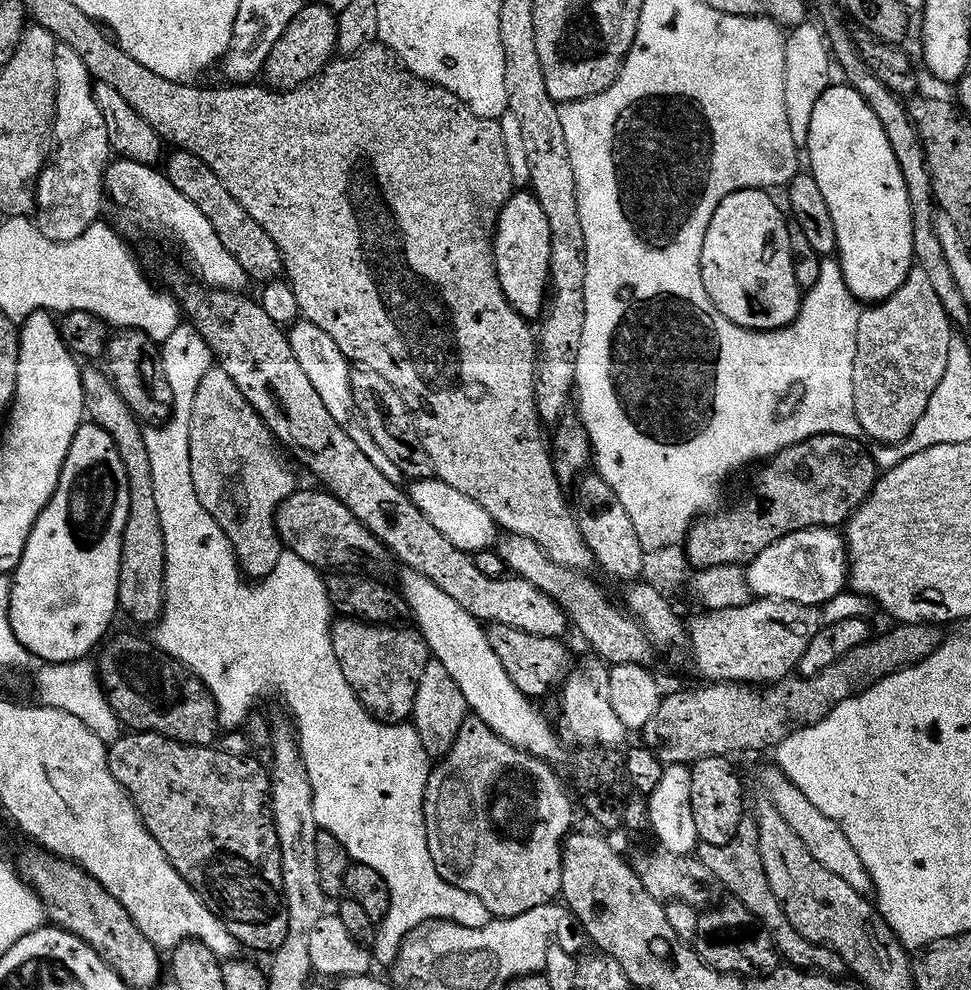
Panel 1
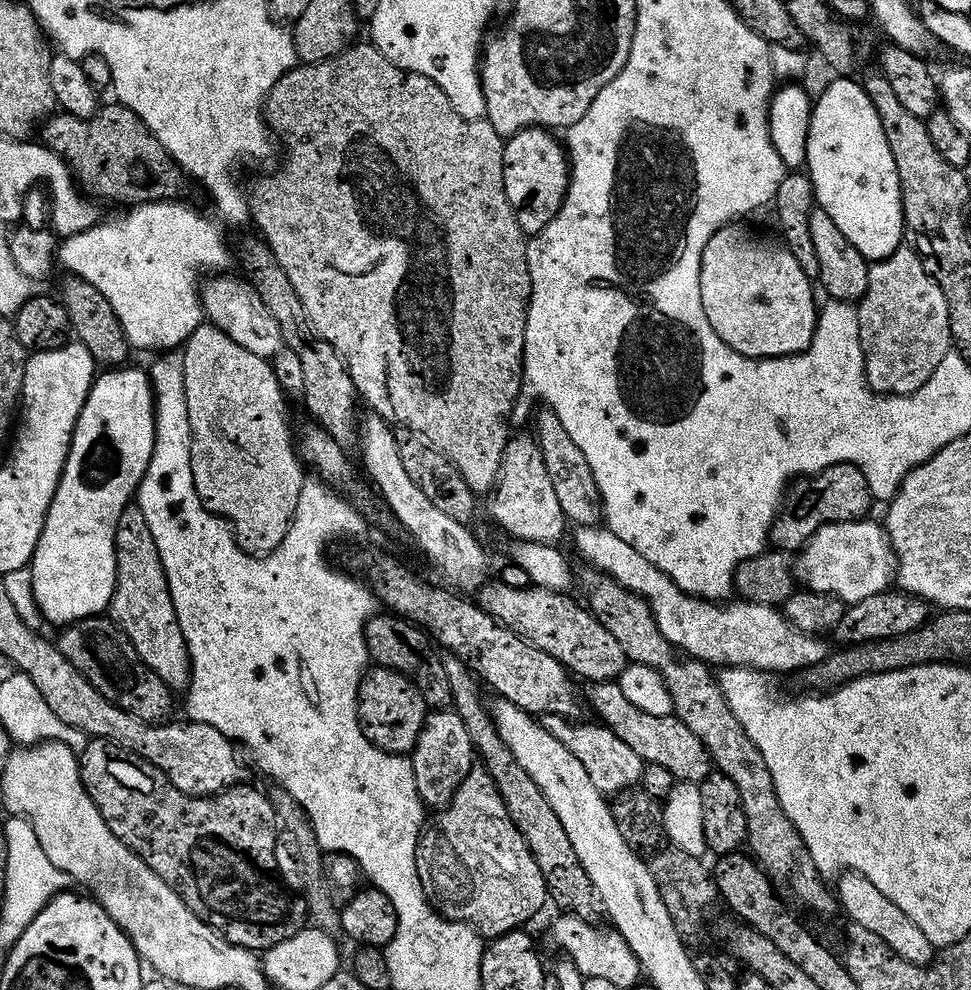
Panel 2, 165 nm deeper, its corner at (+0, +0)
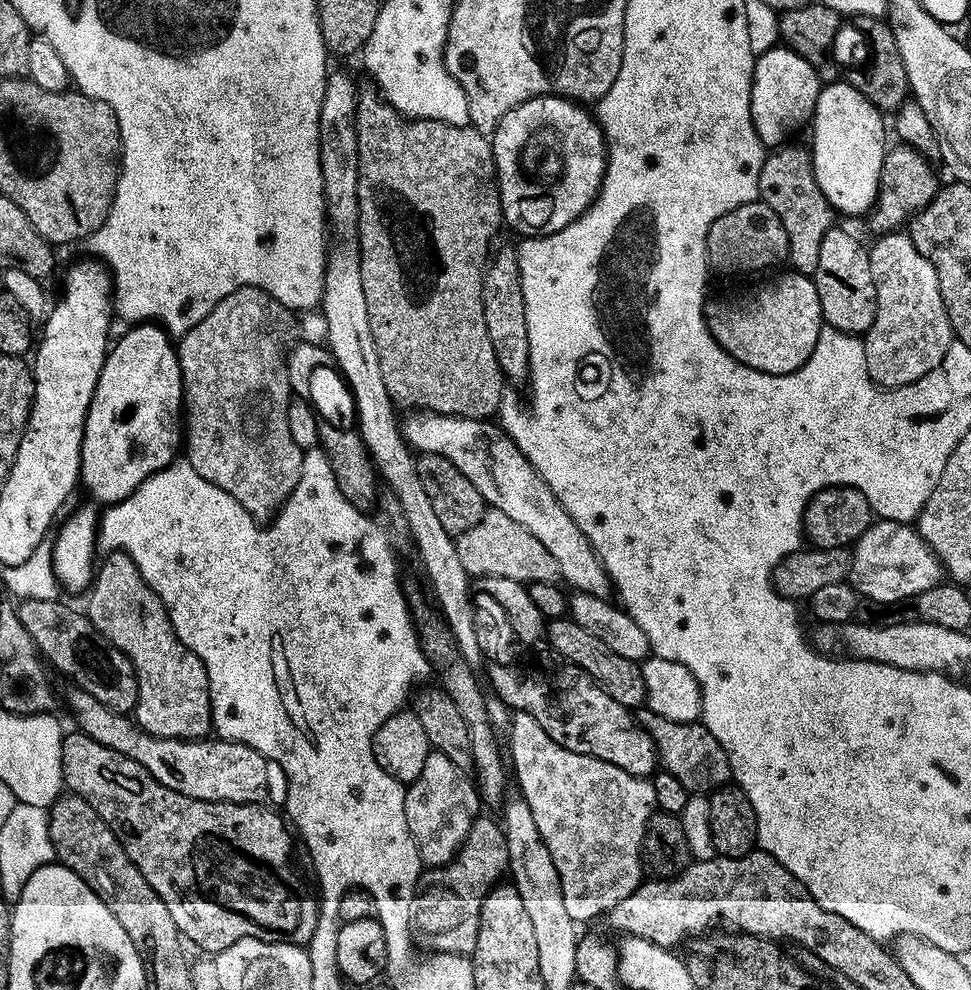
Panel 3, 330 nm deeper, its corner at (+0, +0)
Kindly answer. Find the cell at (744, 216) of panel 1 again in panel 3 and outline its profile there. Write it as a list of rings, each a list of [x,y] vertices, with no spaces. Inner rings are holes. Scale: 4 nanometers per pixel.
[[[788,270],[785,276],[762,285],[749,300],[736,300],[733,304],[709,303],[706,319],[718,346],[739,364],[766,374],[785,376],[806,363],[820,337],[822,317],[816,281],[811,276]]]

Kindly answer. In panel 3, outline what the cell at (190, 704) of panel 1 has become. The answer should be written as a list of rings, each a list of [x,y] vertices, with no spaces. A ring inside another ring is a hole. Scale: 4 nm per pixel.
[[[59,599],[20,600],[18,611],[22,626],[26,626],[26,634],[30,634],[45,661],[66,679],[72,680],[68,682],[83,688],[110,710],[131,713],[136,707],[138,682],[128,655],[100,635],[83,611],[71,612],[60,603]]]

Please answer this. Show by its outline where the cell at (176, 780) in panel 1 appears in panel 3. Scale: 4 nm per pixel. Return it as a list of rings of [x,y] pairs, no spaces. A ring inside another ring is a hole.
[[[79,730],[69,731],[62,742],[62,774],[65,789],[90,802],[102,822],[114,830],[130,862],[138,866],[142,878],[146,878],[158,898],[166,902],[174,926],[189,945],[197,944],[209,954],[226,950],[226,946],[234,946],[234,942],[242,938],[307,945],[316,929],[320,909],[317,897],[308,893],[307,886],[292,869],[293,833],[281,813],[280,817],[263,803],[199,801],[175,793],[156,781],[133,758],[116,753]]]

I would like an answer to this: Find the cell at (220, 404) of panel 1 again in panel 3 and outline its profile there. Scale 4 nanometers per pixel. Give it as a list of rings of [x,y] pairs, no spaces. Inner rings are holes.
[[[239,288],[234,290],[234,294],[222,298],[222,302],[218,302],[218,306],[214,306],[214,310],[210,310],[210,314],[206,314],[206,318],[202,318],[202,322],[198,322],[198,326],[191,328],[185,336],[179,337],[176,348],[176,356],[180,359],[180,377],[184,387],[182,412],[186,417],[186,448],[188,444],[186,458],[190,462],[190,466],[194,466],[194,470],[198,470],[198,474],[202,474],[202,478],[206,478],[214,486],[226,490],[226,494],[230,494],[230,498],[238,501],[257,522],[271,521],[272,517],[279,512],[280,507],[290,498],[294,486],[298,486],[298,478],[302,474],[304,465],[305,449],[298,447],[294,438],[290,438],[290,422],[288,421],[288,402],[293,391],[284,361],[294,340],[292,331],[296,328],[296,320],[292,316],[295,316],[293,309],[282,306],[282,302],[278,302],[261,288]]]

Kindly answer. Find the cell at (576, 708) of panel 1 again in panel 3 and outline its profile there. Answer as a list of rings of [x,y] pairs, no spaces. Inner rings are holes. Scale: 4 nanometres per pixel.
[[[525,712],[511,713],[506,735],[508,735],[506,752],[510,757],[511,771],[514,773],[514,784],[520,787],[519,795],[522,799],[530,804],[530,814],[534,814],[534,826],[538,826],[538,834],[542,834],[542,842],[546,842],[546,850],[550,850],[550,858],[554,858],[554,866],[558,870],[558,878],[562,882],[562,898],[566,898],[566,911],[570,913],[570,918],[577,922],[592,920],[595,916],[603,917],[614,906],[618,906],[618,902],[622,902],[622,898],[630,898],[630,894],[634,894],[634,890],[640,887],[642,877],[645,875],[646,868],[642,863],[644,835],[646,834],[648,820],[656,808],[654,786],[651,779],[626,774],[626,770],[622,770],[610,762],[602,762],[590,755],[574,754],[570,750],[558,746],[558,742],[554,742],[554,738],[550,738],[550,734],[546,734],[546,730],[542,730],[542,726],[538,726],[538,722],[534,722],[534,718],[530,718],[530,714]],[[536,788],[546,799],[553,800],[556,804],[538,804],[536,801]]]

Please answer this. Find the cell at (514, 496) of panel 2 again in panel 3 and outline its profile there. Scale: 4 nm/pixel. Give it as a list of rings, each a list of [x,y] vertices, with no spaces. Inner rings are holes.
[[[495,510],[485,511],[484,517],[470,530],[455,537],[455,541],[458,556],[464,556],[468,564],[472,564],[472,552],[484,552],[484,556],[488,556],[488,568],[496,568],[496,572],[504,572],[502,578],[510,578],[525,586],[534,582],[553,582],[560,575],[554,554],[550,554],[526,526],[518,526],[514,518],[506,518],[506,514]]]

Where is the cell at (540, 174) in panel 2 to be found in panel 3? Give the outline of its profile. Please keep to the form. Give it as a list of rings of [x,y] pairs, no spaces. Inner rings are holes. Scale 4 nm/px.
[[[535,96],[505,114],[490,137],[504,224],[521,232],[521,237],[549,236],[570,226],[570,222],[581,216],[600,193],[608,165],[608,149],[595,115],[584,108],[587,107],[583,103],[564,96]]]

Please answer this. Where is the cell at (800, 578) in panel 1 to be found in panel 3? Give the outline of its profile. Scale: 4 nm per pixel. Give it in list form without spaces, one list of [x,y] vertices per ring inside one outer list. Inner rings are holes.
[[[877,519],[864,533],[856,539],[851,549],[852,570],[850,583],[865,601],[875,602],[880,606],[896,606],[913,596],[930,590],[942,580],[942,565],[939,558],[932,553],[932,547],[920,537],[919,531],[911,523],[903,520]]]

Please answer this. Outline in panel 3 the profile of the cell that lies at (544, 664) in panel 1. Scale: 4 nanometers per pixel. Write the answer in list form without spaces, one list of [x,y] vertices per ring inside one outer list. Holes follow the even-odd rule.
[[[641,707],[638,712],[640,727],[645,728],[656,747],[656,758],[659,767],[665,772],[674,774],[682,786],[690,794],[711,794],[717,788],[725,787],[732,780],[730,762],[726,758],[726,750],[706,730],[703,722],[687,724],[686,722],[670,722],[670,718],[662,718],[647,708]]]

